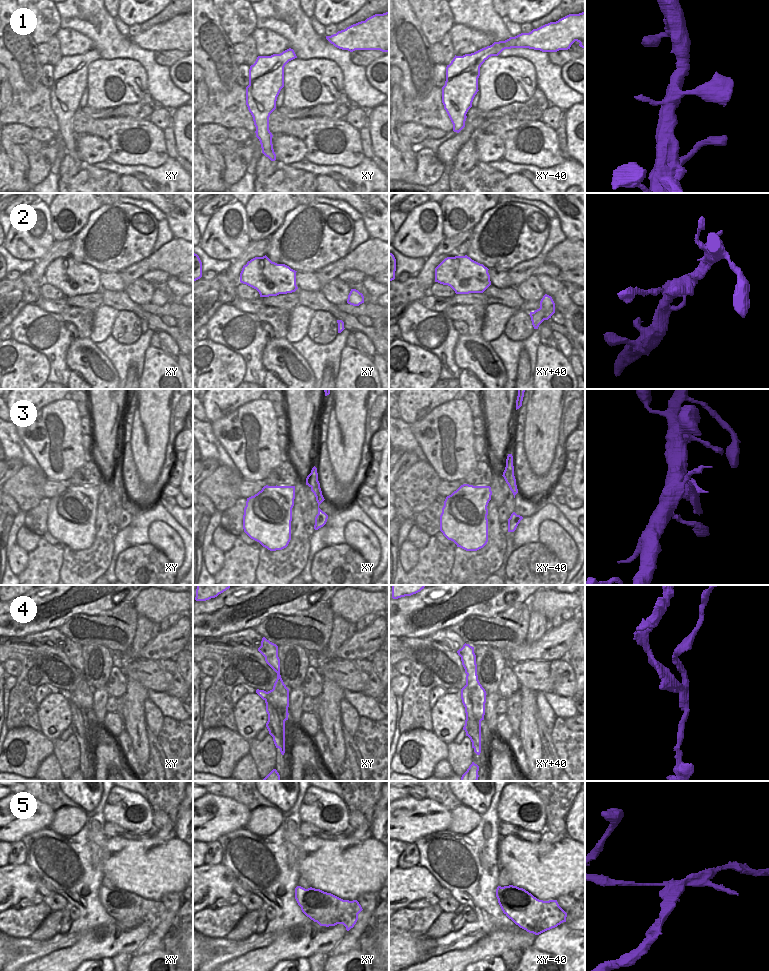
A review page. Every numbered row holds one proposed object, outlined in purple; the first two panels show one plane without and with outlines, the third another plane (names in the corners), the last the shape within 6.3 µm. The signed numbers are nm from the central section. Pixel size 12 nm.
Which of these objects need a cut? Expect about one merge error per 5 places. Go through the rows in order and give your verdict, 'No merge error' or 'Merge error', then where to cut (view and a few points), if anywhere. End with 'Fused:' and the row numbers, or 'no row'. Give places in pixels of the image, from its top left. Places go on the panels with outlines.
1: No merge error. No split
2: No merge error. No split
3: Merge error. Split along xy (318, 513), (319, 519), (326, 521)
4: Merge error. Split along xy+40 (468, 672), (469, 700), (479, 716), (480, 742)
5: Merge error. Split along xy (301, 907), (308, 913), (337, 908), (340, 921)
Fused: 3, 4, 5

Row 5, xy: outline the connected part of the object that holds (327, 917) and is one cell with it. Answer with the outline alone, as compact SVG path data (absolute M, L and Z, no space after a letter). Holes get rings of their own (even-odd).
M303 908L302 912L314 922L317 922L320 926L335 926L337 922L340 922L340 909L320 908L314 914L308 914Z

